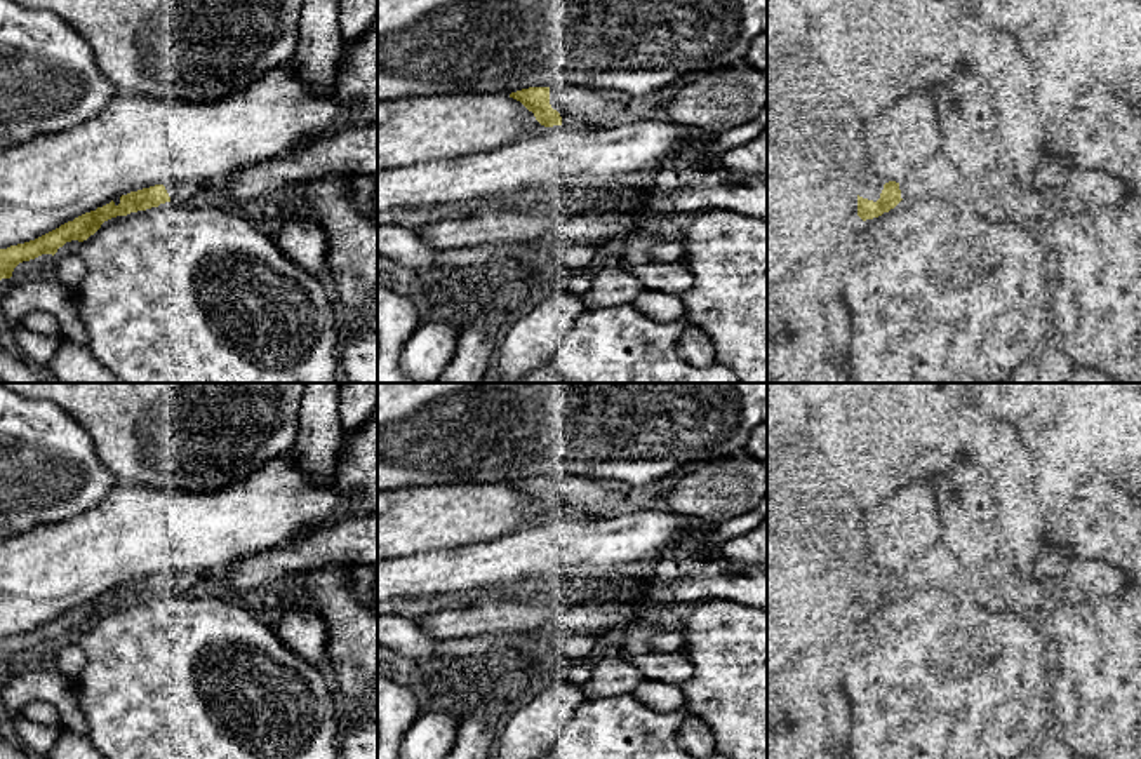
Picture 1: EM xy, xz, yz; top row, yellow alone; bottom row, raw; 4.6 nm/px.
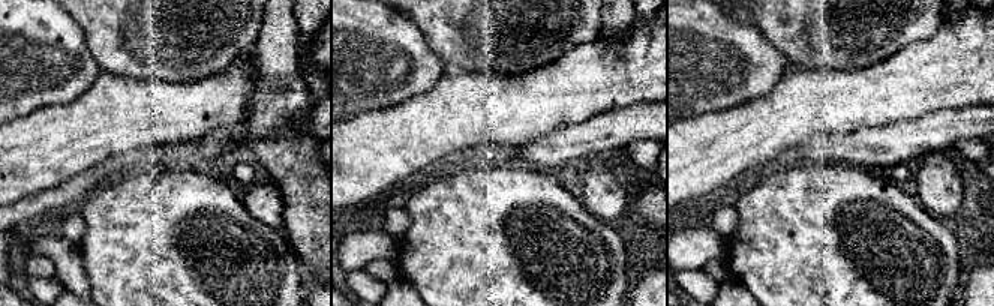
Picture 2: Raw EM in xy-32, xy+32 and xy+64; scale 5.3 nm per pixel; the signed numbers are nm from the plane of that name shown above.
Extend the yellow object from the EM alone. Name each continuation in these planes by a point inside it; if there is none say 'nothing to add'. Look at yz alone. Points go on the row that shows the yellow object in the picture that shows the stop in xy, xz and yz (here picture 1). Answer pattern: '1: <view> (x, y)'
1: yz (870, 185)

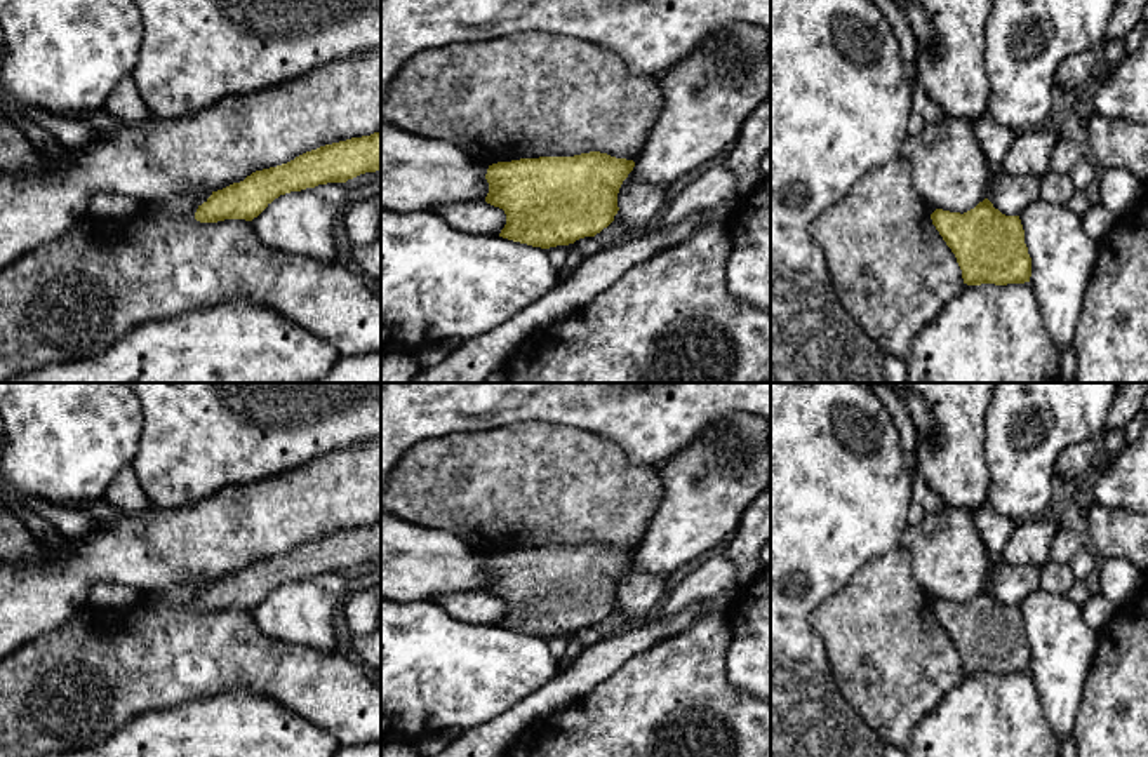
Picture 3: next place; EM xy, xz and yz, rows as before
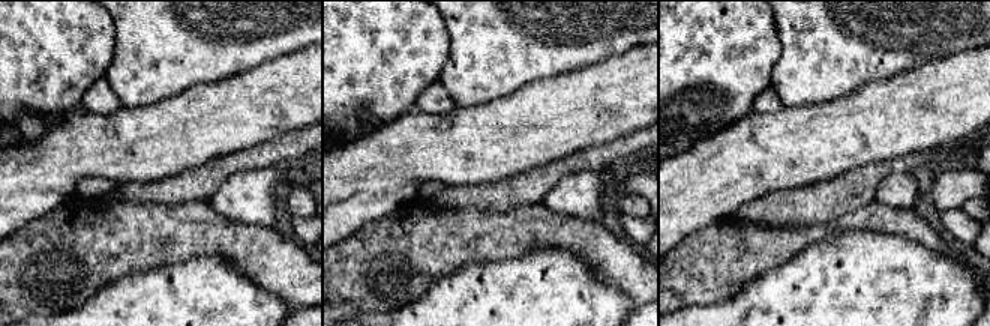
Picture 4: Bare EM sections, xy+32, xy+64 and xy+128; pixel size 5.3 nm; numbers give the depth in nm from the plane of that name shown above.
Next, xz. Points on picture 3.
nothing to add

